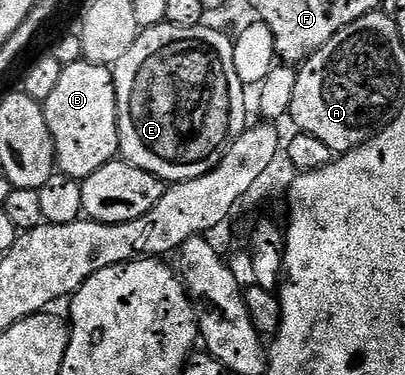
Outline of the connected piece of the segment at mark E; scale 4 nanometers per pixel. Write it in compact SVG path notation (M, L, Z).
M164 22L144 28L135 45L111 67L117 94L120 158L166 184L191 181L208 174L222 161L233 140L247 128L247 87L236 73L234 40L209 26L180 27Z

